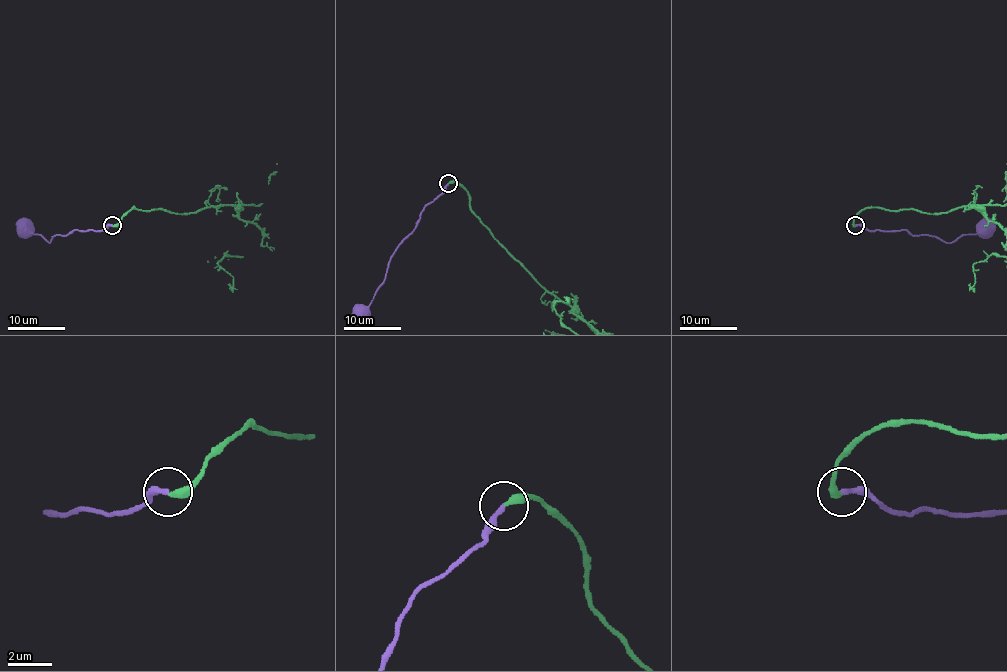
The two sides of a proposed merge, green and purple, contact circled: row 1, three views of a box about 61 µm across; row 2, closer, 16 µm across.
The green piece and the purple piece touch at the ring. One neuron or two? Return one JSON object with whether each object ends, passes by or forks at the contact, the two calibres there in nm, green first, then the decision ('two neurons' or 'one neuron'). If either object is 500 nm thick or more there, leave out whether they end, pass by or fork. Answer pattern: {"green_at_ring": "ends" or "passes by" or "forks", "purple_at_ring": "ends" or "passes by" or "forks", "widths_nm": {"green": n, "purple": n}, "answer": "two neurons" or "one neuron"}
{"green_at_ring": "ends", "purple_at_ring": "ends", "widths_nm": {"green": 320, "purple": 240}, "answer": "two neurons"}

